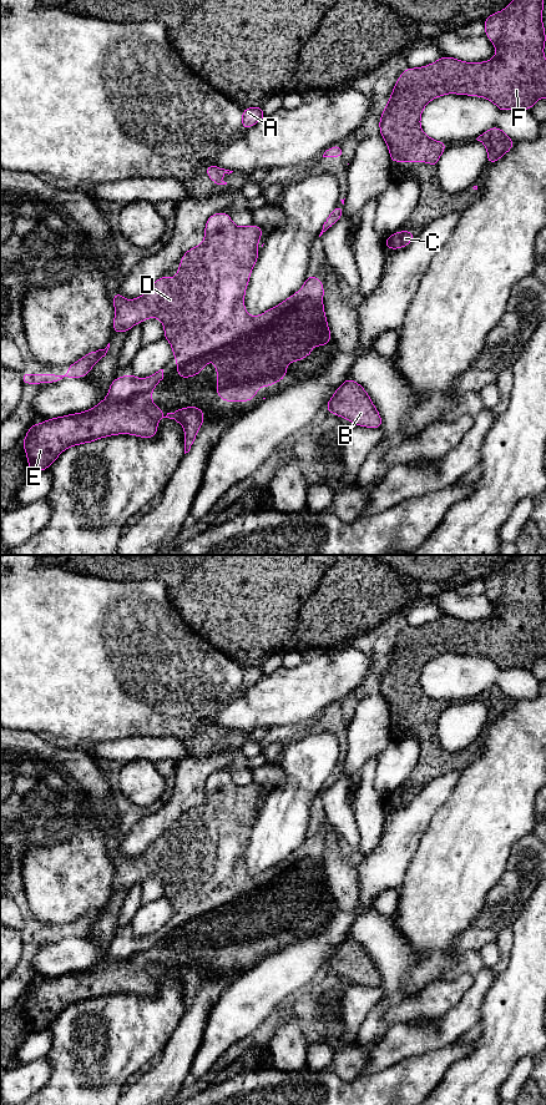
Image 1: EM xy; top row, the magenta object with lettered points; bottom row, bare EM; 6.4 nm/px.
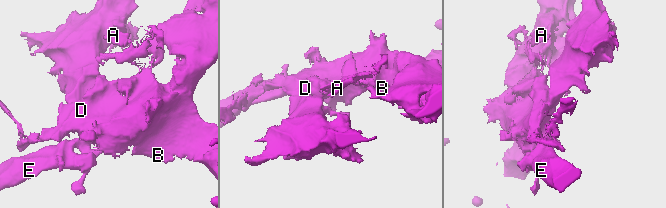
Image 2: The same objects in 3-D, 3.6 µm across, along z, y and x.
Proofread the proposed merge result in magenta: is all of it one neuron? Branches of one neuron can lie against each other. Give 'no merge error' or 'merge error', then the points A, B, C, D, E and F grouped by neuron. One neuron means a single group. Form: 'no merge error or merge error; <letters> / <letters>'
no merge error; A B C D E F

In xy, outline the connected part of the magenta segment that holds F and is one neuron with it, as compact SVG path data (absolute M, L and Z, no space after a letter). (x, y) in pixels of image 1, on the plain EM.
M517 555L502 570L494 571L486 576L484 579L485 595L496 606L496 615L490 620L464 621L454 616L443 615L434 622L418 627L408 626L401 631L379 678L380 695L388 702L390 721L429 721L433 726L438 726L439 716L448 705L443 700L428 696L420 685L423 668L433 657L445 652L480 655L492 660L501 671L512 667L531 670L540 656L546 657L546 617L544 615L546 589L542 584L542 567L544 555Z

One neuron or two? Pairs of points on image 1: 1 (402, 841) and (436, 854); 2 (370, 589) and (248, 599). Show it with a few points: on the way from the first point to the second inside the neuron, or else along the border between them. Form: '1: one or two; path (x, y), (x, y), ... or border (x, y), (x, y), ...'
1: two; border (430, 821), (405, 874)
2: one; path (340, 589), (278, 589)

